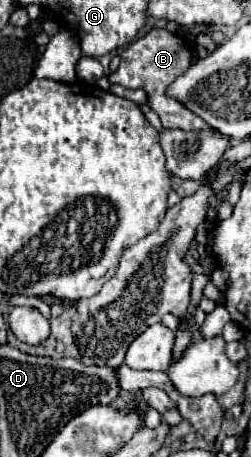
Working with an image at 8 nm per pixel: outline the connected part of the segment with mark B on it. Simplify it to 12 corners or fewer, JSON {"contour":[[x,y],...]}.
{"contour":[[153,28],[119,52],[109,82],[145,90],[171,130],[211,130],[167,88],[199,62],[181,36]]}

